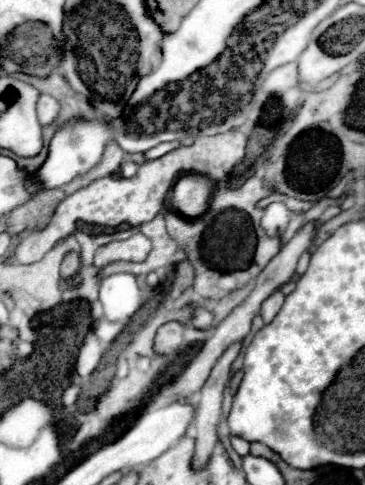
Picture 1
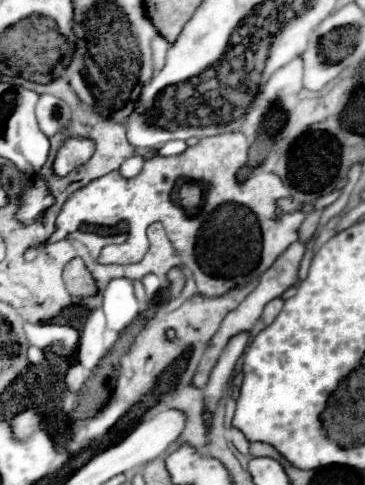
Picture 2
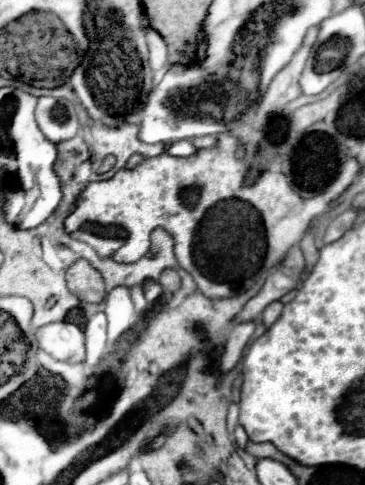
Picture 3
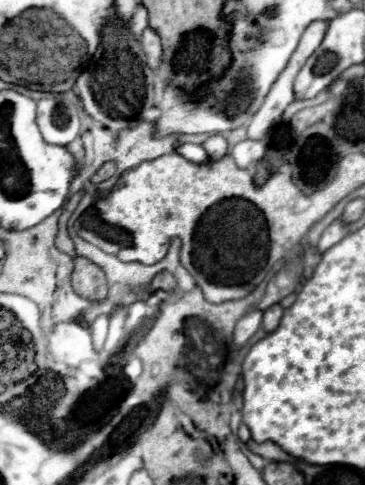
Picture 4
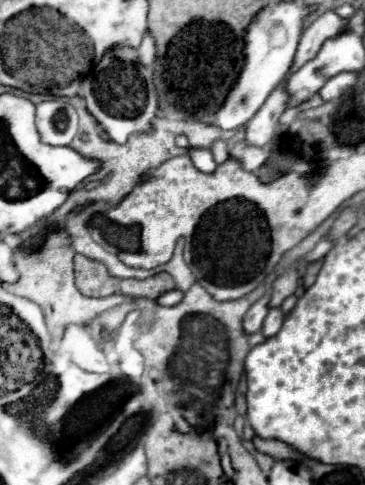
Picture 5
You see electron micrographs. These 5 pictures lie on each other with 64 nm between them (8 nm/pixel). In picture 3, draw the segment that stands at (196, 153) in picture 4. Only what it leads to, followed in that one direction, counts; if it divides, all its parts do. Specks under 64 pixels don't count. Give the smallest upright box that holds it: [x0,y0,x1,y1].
[166,140,196,156]

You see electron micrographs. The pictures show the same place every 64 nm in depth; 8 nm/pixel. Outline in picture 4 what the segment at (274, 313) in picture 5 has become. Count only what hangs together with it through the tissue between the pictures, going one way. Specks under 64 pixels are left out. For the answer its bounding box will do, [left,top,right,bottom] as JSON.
[262,304,282,332]

